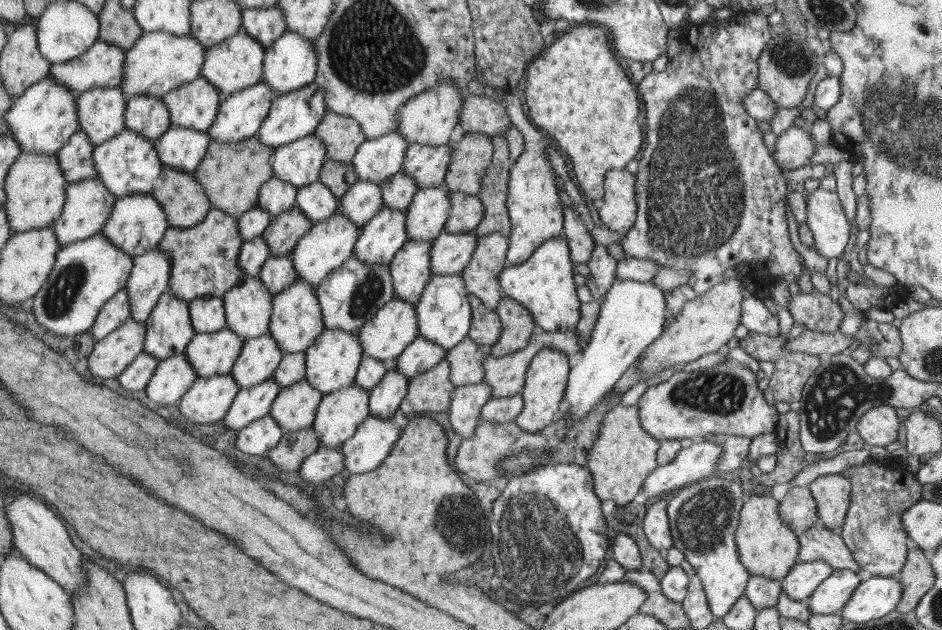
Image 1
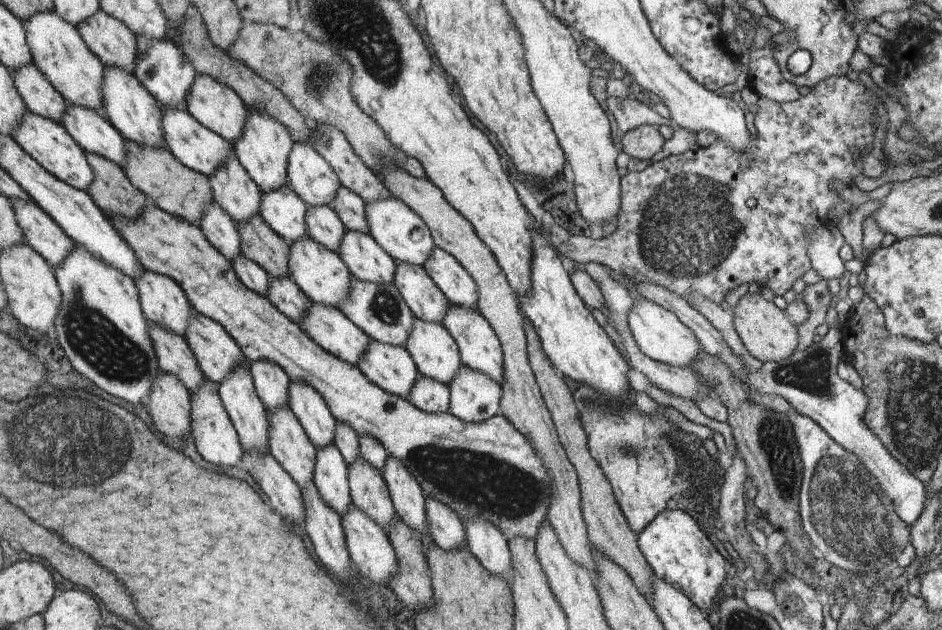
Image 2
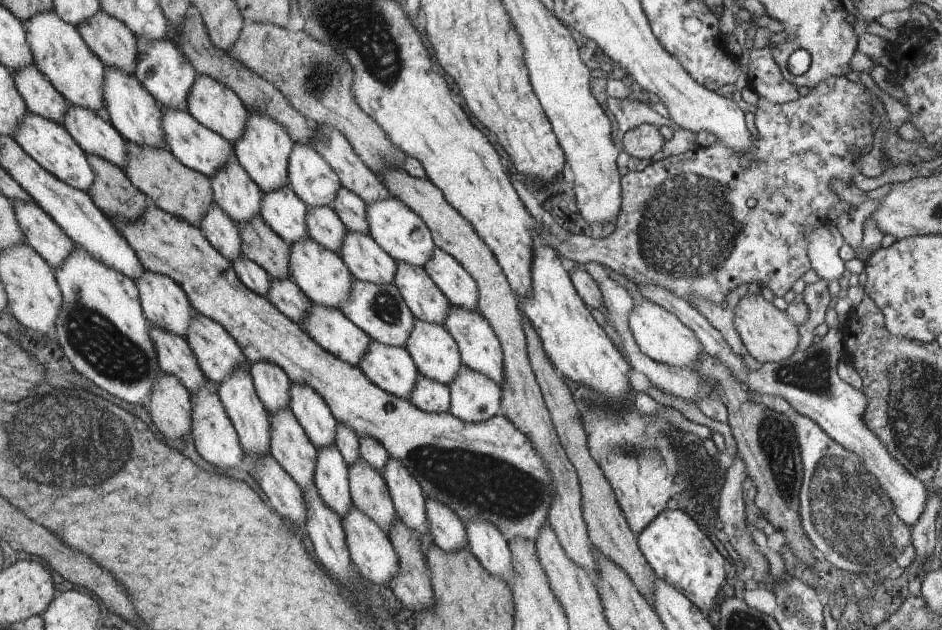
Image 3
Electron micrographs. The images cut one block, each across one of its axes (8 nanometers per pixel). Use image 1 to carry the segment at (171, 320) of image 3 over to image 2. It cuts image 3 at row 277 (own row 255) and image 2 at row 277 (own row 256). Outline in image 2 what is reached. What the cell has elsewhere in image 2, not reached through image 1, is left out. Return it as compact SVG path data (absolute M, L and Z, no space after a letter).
M149 270L136 278L145 318L179 335L188 333L192 304L182 286L174 279Z

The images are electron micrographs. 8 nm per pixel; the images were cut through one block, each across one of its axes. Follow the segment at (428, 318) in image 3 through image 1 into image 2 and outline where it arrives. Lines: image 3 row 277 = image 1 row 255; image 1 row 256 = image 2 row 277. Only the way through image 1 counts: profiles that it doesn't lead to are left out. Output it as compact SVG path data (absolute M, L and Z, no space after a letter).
M397 261L394 283L414 317L442 323L449 312L449 299L422 266Z

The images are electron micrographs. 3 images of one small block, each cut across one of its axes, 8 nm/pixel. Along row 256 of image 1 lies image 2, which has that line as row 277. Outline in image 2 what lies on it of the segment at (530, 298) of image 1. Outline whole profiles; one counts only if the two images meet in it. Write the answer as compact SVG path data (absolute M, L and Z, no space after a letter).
M538 233L534 234L532 249L532 293L524 295L521 303L522 310L541 337L546 354L560 373L602 392L605 397L603 402L618 404L619 399L612 399L612 396L624 396L628 390L626 360L586 310L585 302L580 300L581 295L577 293L573 282L570 282L571 276L564 270L554 246Z

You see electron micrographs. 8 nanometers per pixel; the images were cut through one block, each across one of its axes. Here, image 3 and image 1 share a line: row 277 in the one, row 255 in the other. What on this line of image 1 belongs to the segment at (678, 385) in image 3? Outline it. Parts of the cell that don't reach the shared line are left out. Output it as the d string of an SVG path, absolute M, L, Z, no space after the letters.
M603 244L603 246L594 247L587 265L590 269L590 278L586 280L585 285L590 289L592 297L601 304L610 286L616 280L618 260L609 254L607 245Z

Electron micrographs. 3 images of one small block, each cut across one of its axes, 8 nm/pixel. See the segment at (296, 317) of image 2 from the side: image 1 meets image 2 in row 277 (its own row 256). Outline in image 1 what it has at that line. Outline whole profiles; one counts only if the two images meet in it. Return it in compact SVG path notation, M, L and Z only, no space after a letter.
M270 256L259 270L262 284L276 297L277 293L288 288L297 278L296 270L292 266L291 256Z

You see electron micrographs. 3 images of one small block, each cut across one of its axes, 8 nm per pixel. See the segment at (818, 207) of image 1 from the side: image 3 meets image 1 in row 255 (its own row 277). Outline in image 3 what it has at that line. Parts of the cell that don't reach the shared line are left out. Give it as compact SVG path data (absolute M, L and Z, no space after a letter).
M812 226L806 232L808 240L807 254L811 268L818 276L827 282L840 280L846 270L844 261L839 256L839 250L845 243L836 226Z

